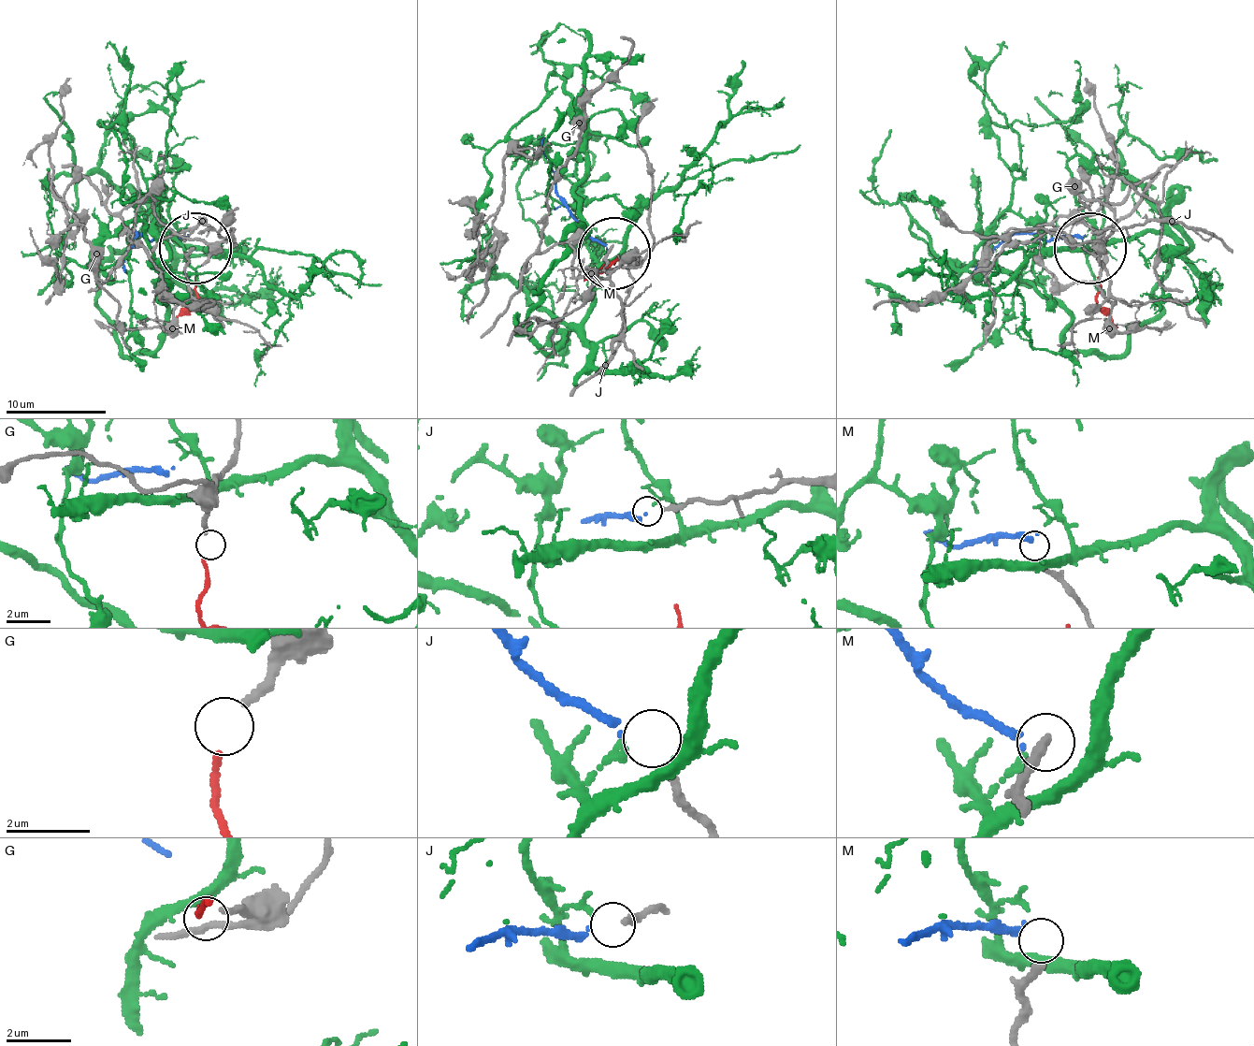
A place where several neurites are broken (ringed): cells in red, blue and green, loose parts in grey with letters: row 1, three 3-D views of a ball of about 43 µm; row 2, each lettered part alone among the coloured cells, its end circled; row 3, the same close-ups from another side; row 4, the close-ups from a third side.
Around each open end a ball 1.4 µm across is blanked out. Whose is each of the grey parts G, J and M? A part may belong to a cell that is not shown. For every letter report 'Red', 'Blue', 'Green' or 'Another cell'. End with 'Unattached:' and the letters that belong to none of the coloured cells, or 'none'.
G: Red
J: Blue
M: Another cell
Unattached: M

